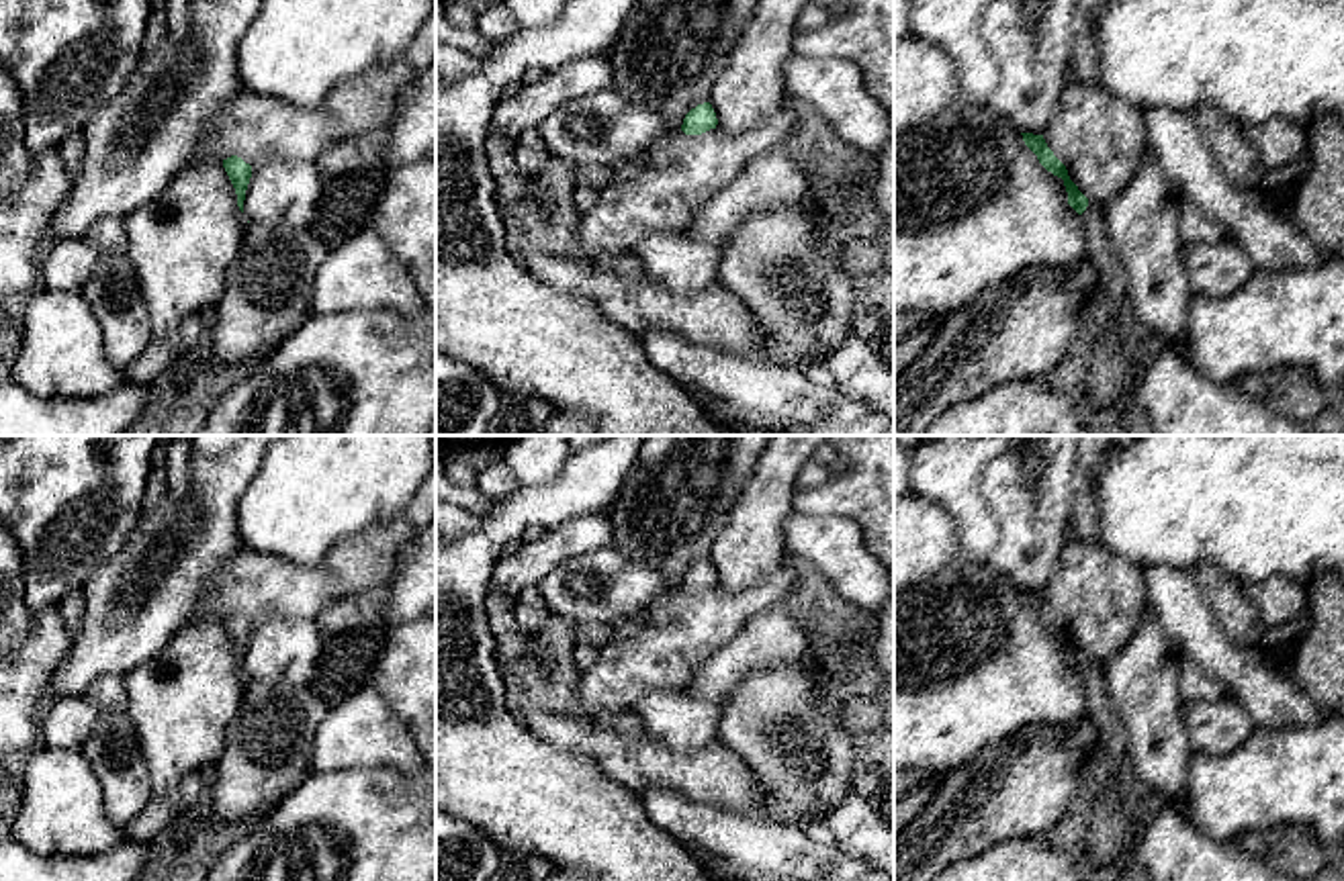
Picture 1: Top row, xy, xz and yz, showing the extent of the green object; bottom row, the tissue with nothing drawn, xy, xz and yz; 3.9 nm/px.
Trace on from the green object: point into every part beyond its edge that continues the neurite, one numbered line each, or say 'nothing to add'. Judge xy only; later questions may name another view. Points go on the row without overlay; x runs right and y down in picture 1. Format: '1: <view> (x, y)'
1: xy (254, 585)

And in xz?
1: xz (661, 646)

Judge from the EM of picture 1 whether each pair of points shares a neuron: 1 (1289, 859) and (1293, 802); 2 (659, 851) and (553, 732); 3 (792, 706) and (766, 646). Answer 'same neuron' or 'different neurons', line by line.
1: different neurons
2: different neurons
3: different neurons

